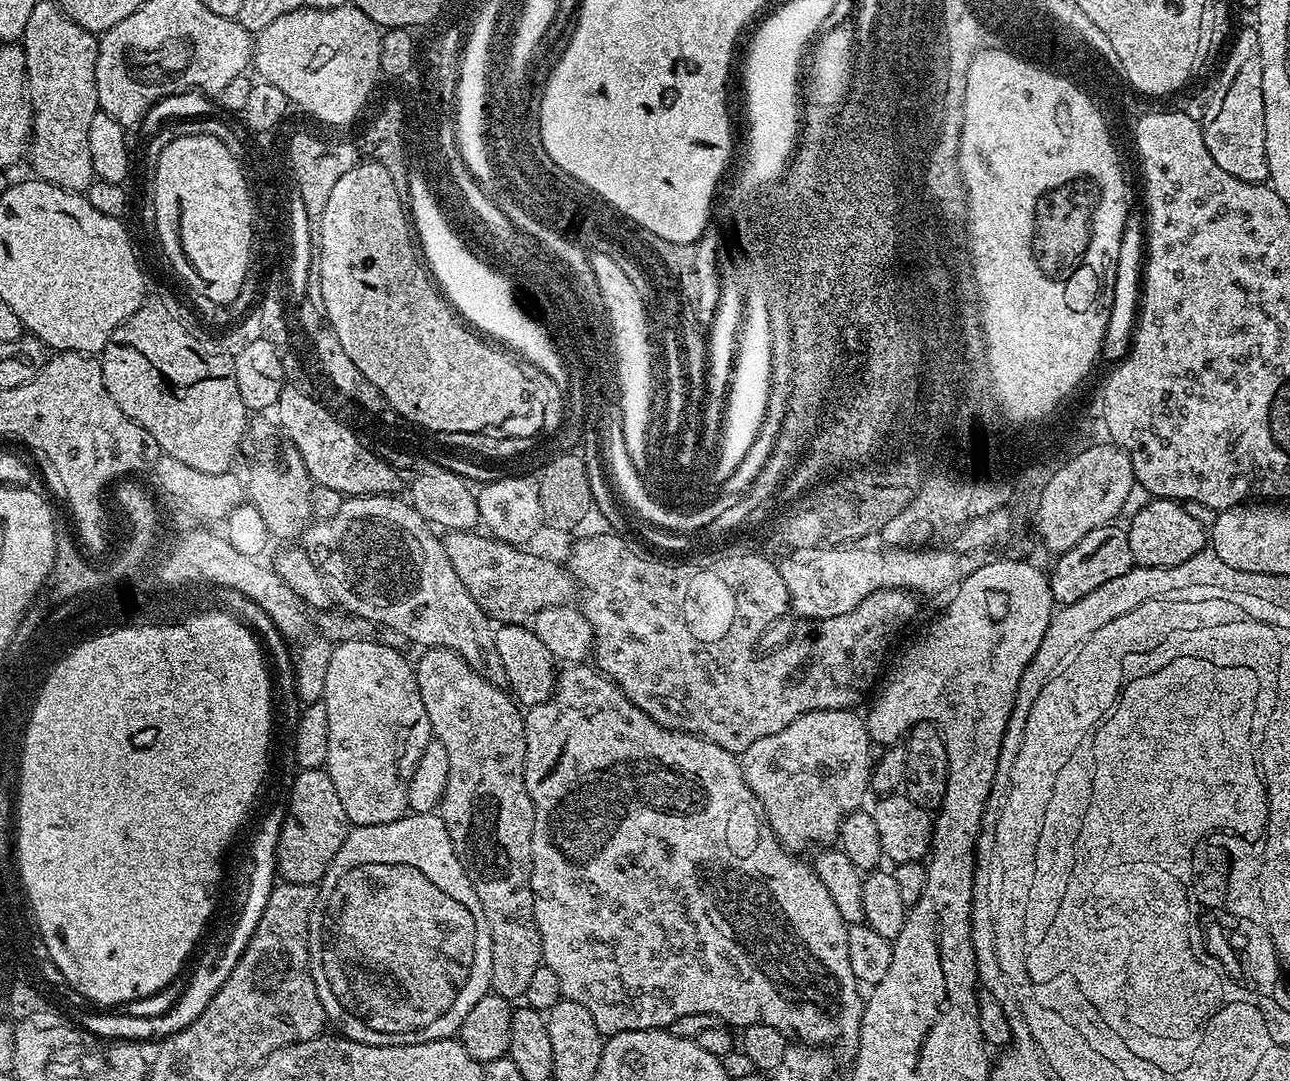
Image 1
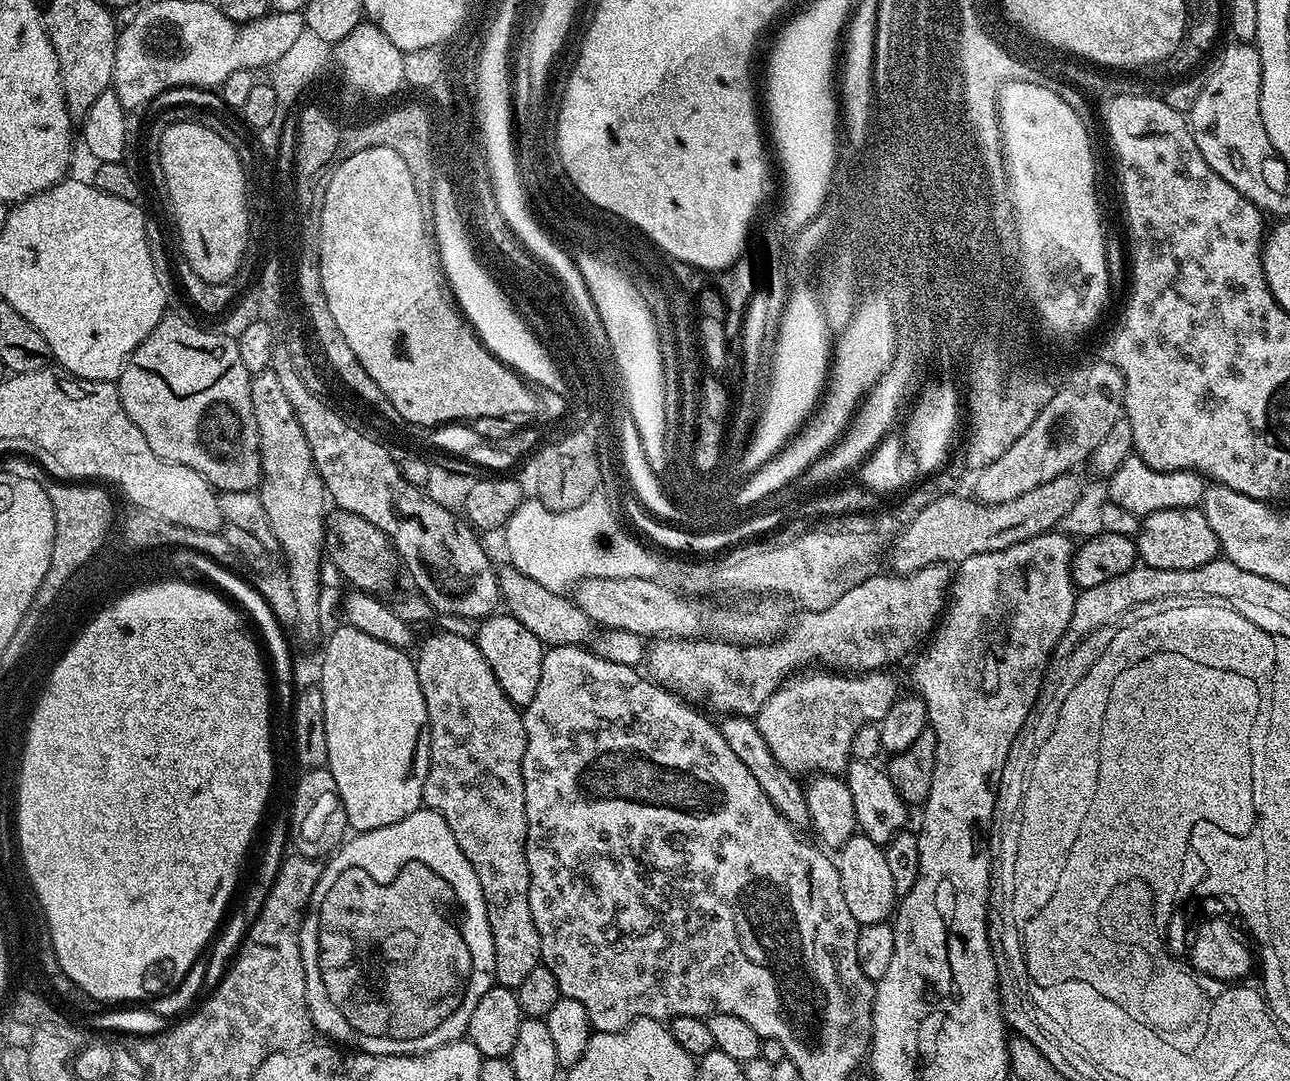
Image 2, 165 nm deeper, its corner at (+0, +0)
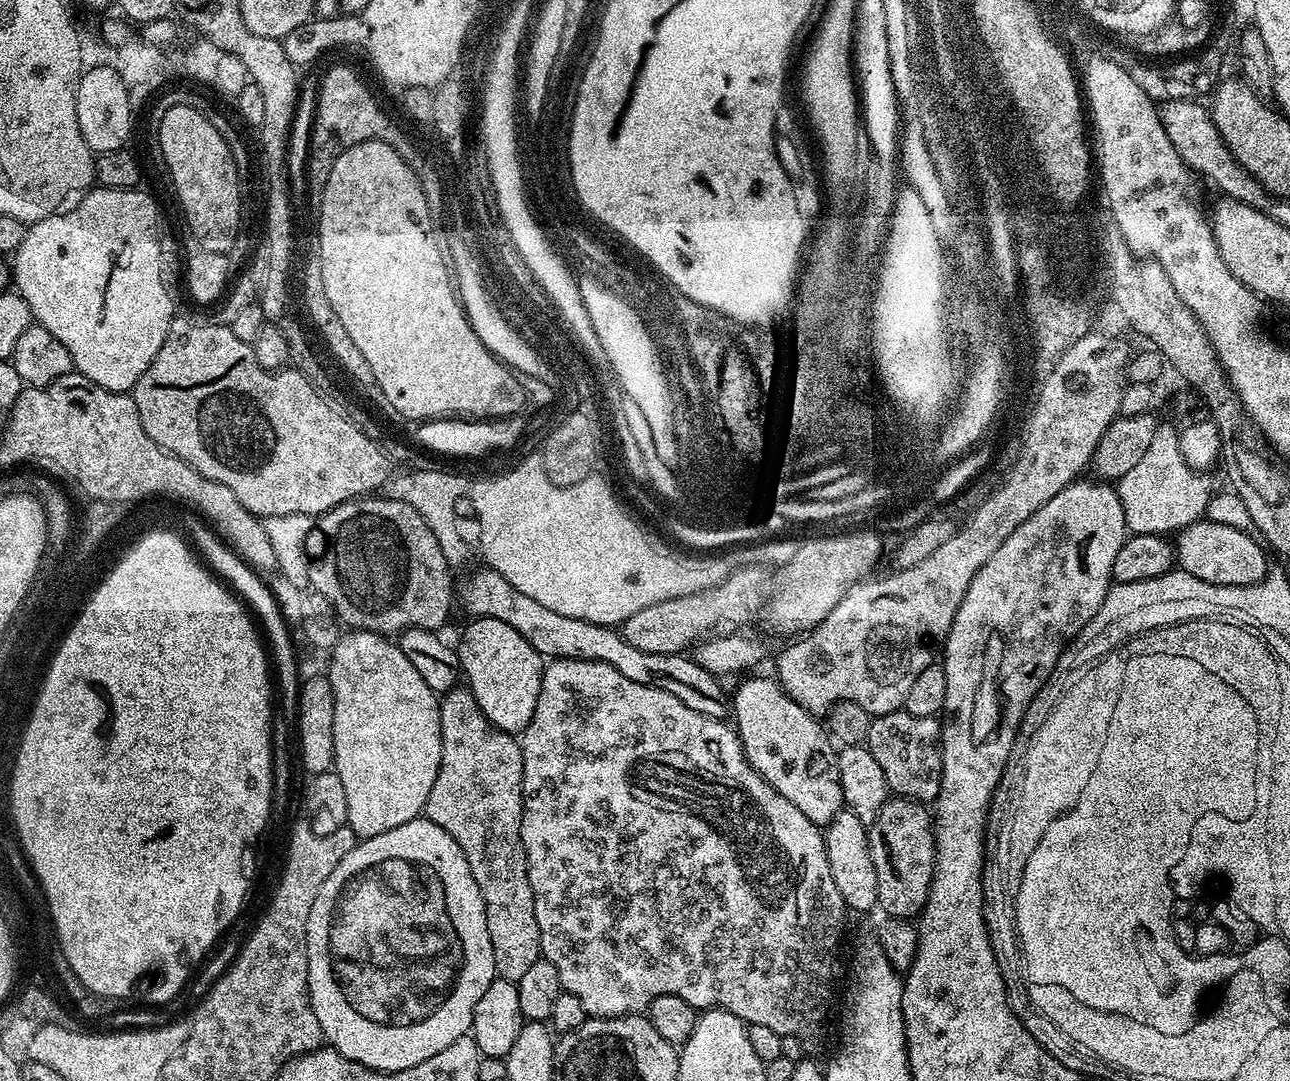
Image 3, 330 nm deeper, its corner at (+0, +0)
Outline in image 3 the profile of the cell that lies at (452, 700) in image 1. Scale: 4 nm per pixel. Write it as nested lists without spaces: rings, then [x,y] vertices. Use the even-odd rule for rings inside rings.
[[[457,686],[443,693],[440,700],[440,725],[442,726],[442,762],[438,778],[430,786],[423,815],[430,822],[442,826],[462,850],[482,890],[486,906],[486,930],[490,930],[490,946],[494,946],[494,966],[501,980],[518,981],[526,969],[542,959],[538,918],[534,918],[534,894],[528,877],[526,850],[522,842],[522,814],[524,813],[524,767],[519,739],[511,732],[498,730],[482,714],[478,702],[467,687]]]

